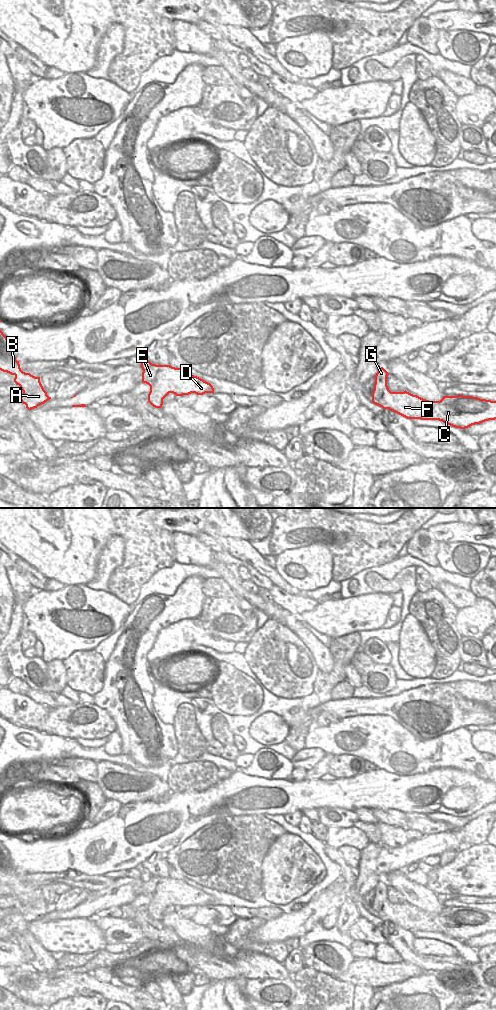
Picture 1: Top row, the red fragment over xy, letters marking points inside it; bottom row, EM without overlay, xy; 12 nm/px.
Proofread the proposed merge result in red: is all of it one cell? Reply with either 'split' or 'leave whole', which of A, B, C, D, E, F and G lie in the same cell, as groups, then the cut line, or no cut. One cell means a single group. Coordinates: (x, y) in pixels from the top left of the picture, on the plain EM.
leave whole | A B C D E F G | no cut

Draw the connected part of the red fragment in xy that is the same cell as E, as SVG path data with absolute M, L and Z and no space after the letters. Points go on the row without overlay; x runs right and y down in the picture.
M137 866L141 872L142 895L150 898L148 914L155 920L161 920L163 911L173 905L176 908L189 907L195 905L203 907L214 905L213 898L203 891L194 888L181 880L170 877L152 876L146 869Z

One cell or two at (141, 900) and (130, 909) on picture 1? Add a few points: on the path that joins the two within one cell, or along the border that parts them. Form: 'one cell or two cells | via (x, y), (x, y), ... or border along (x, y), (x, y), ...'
one cell | via (138, 903), (133, 907)

